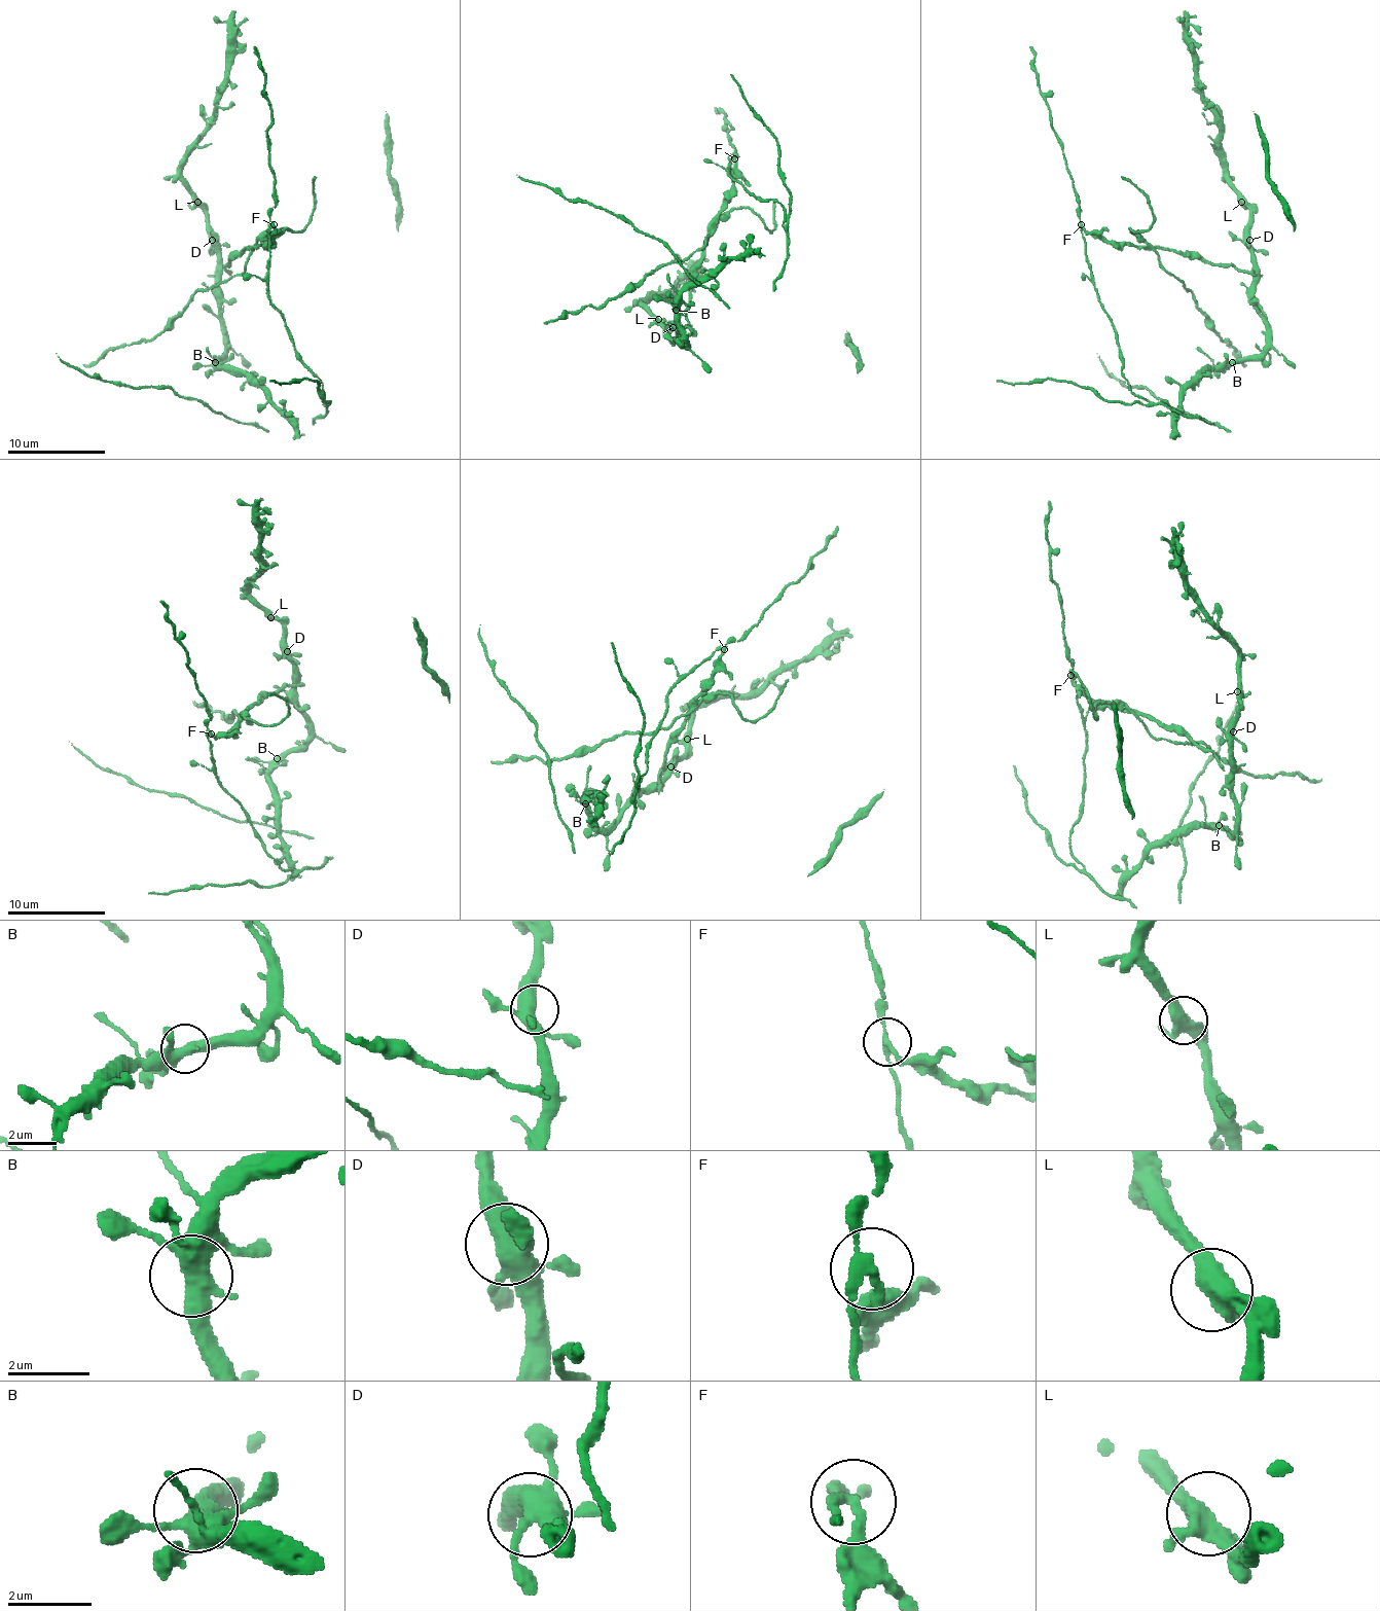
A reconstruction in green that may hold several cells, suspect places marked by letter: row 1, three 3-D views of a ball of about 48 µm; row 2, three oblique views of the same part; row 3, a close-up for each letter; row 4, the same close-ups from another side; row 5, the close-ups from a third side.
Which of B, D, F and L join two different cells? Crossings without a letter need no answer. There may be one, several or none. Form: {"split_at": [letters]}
{"split_at": ["F"]}

